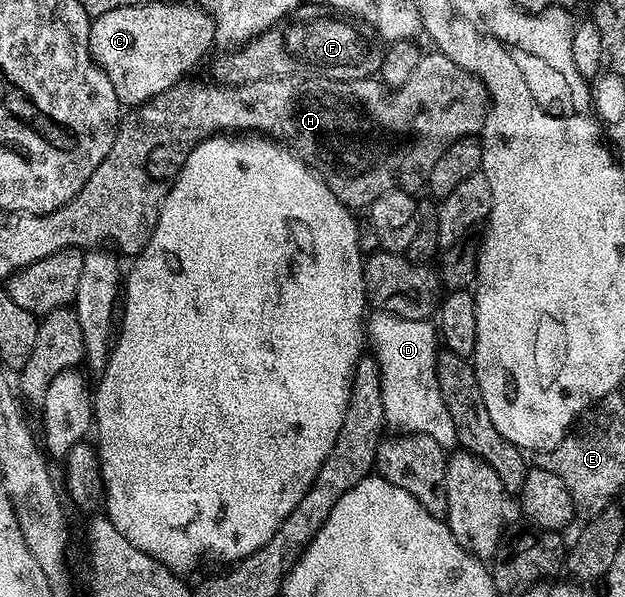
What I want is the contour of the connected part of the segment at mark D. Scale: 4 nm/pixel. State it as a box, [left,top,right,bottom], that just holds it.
[365,311,460,450]

